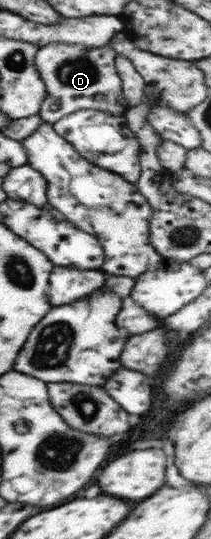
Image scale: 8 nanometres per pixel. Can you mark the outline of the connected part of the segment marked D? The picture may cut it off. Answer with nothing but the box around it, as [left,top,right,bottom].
[34,42,129,124]

